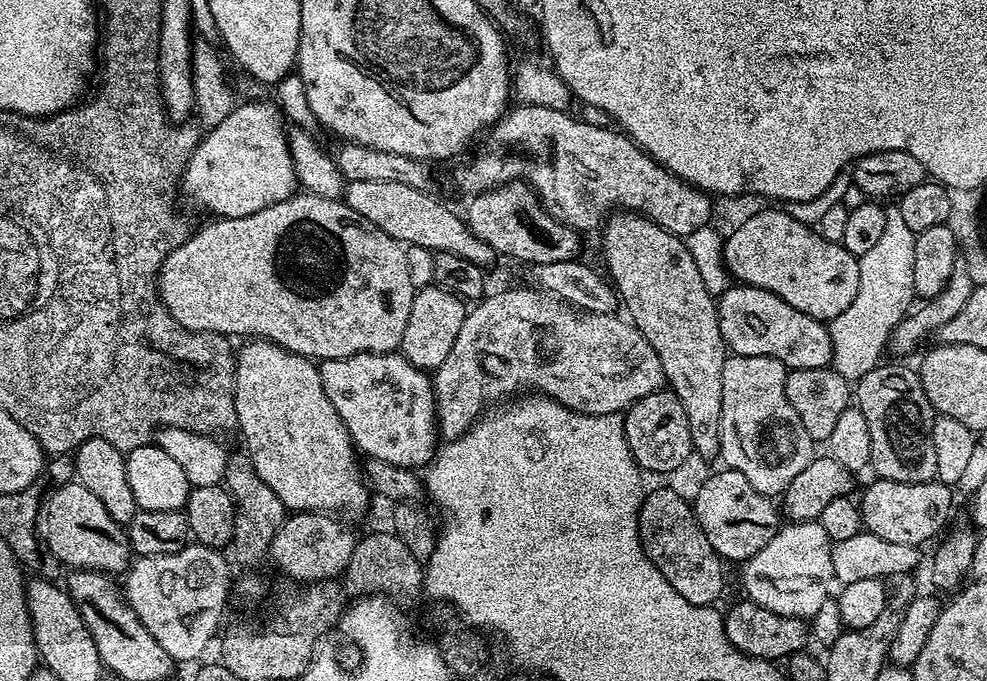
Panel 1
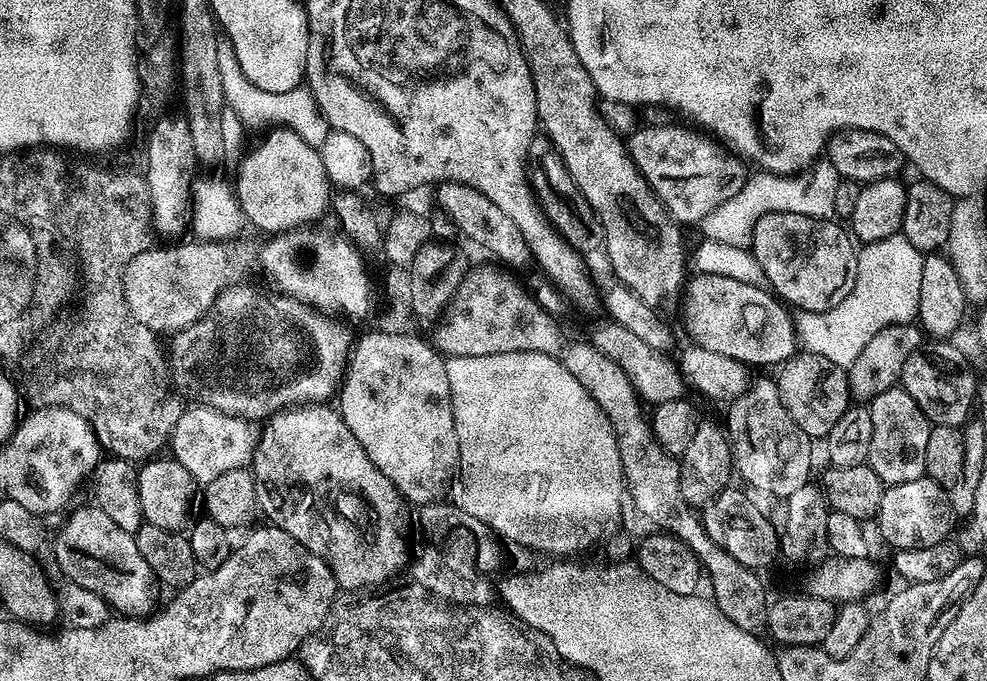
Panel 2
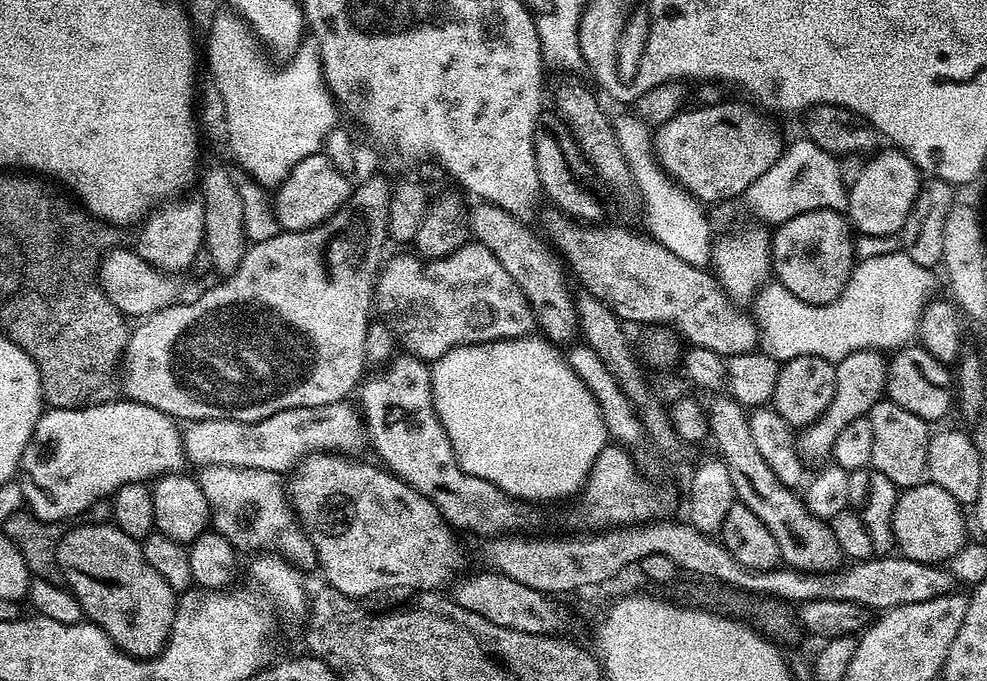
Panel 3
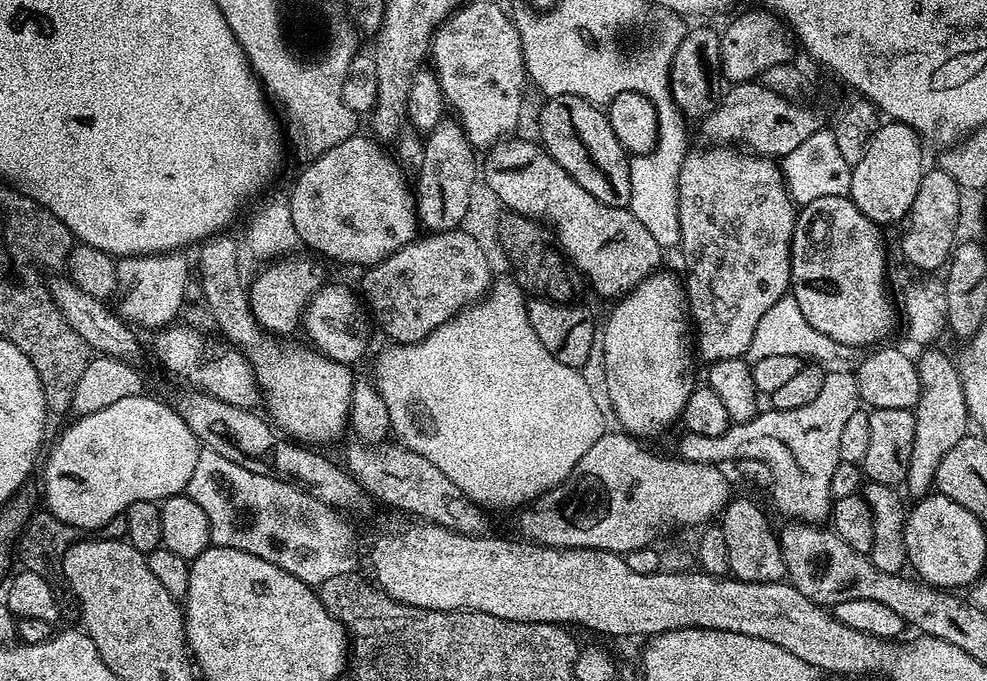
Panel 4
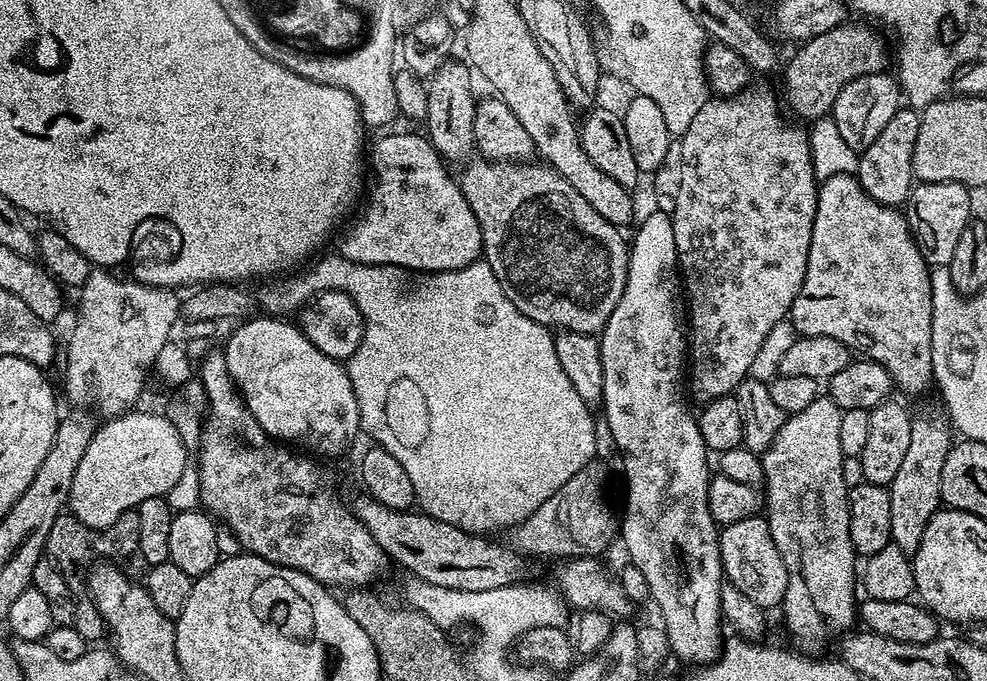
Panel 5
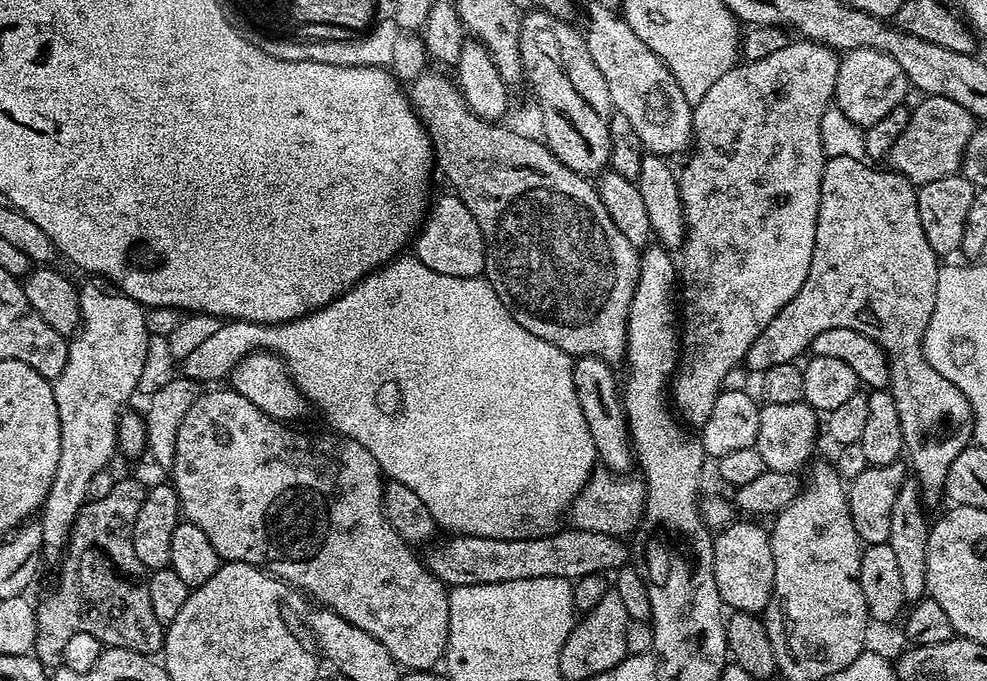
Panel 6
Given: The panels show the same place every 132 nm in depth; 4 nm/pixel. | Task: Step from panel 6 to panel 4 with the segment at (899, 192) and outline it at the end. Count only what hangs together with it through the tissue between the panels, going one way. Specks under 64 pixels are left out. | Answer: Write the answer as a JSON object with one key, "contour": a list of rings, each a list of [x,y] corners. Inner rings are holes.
{"contour":[[[839,196],[838,198],[818,198],[814,202],[803,205],[799,209],[796,217],[796,225],[794,226],[794,234],[792,235],[792,282],[790,285],[790,294],[798,302],[798,306],[802,310],[802,314],[806,317],[806,322],[810,322],[810,326],[814,326],[816,330],[822,330],[822,334],[826,334],[828,338],[834,338],[836,344],[847,348],[864,348],[879,345],[892,331],[895,330],[896,324],[898,328],[898,308],[892,305],[892,300],[888,297],[888,284],[884,279],[888,276],[888,252],[884,249],[884,236],[881,225],[870,222],[870,218],[866,218],[866,214],[862,214],[862,210],[858,210],[858,206],[854,206],[854,202],[848,196]]]}

